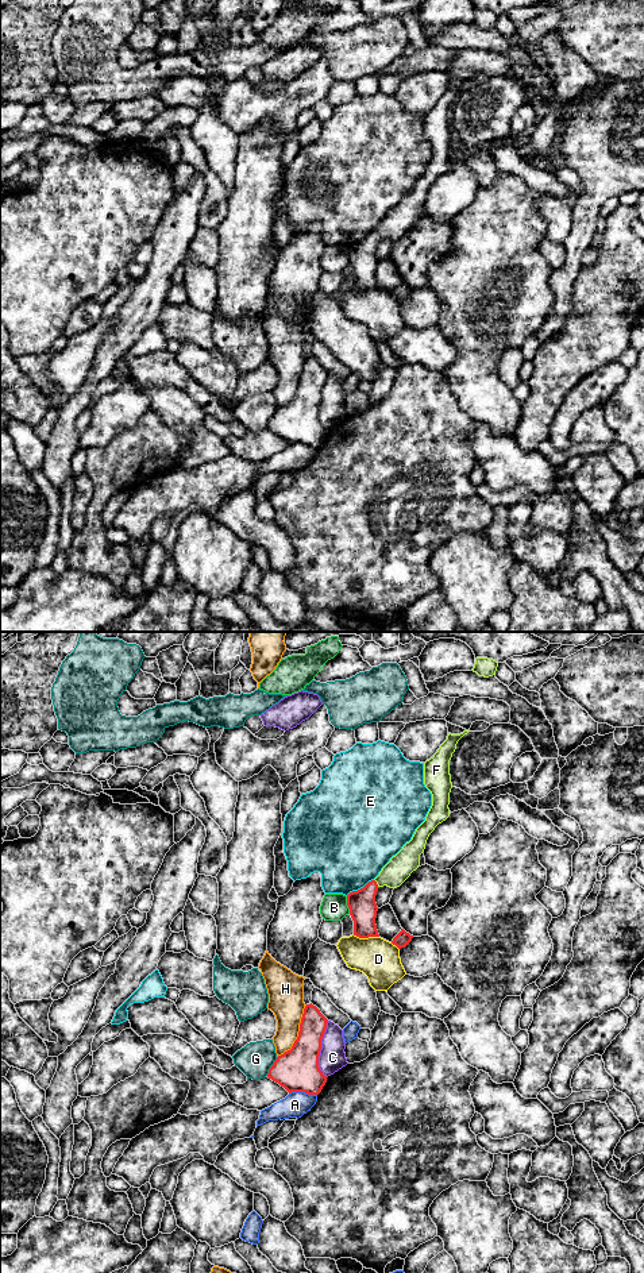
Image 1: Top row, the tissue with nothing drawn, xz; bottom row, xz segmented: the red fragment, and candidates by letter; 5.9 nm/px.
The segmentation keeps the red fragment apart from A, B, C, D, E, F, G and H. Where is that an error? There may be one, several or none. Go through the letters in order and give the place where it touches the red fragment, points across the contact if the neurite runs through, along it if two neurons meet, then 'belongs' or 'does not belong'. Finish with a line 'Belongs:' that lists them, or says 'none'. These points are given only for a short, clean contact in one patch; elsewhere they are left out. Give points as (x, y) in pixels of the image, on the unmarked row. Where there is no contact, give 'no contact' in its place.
A: contact xz (303, 443); does not belong
B: contact xz (347, 257); border xz (346, 249), (350, 265); does not belong
C: contact xz (320, 400); border xz (327, 371), (319, 408), (319, 421), (324, 428); does not belong
D: contact xz (366, 289); does not belong
E: contact xz (361, 240); does not belong
F: contact xz (376, 235); way xz (362, 257), (376, 235), (392, 227), (400, 219); belongs
G: contact xz (272, 419); does not belong
H: contact xz (299, 386); does not belong
Belongs: F

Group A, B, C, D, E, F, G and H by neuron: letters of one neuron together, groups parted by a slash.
A / B / C / D / E / F / G / H

